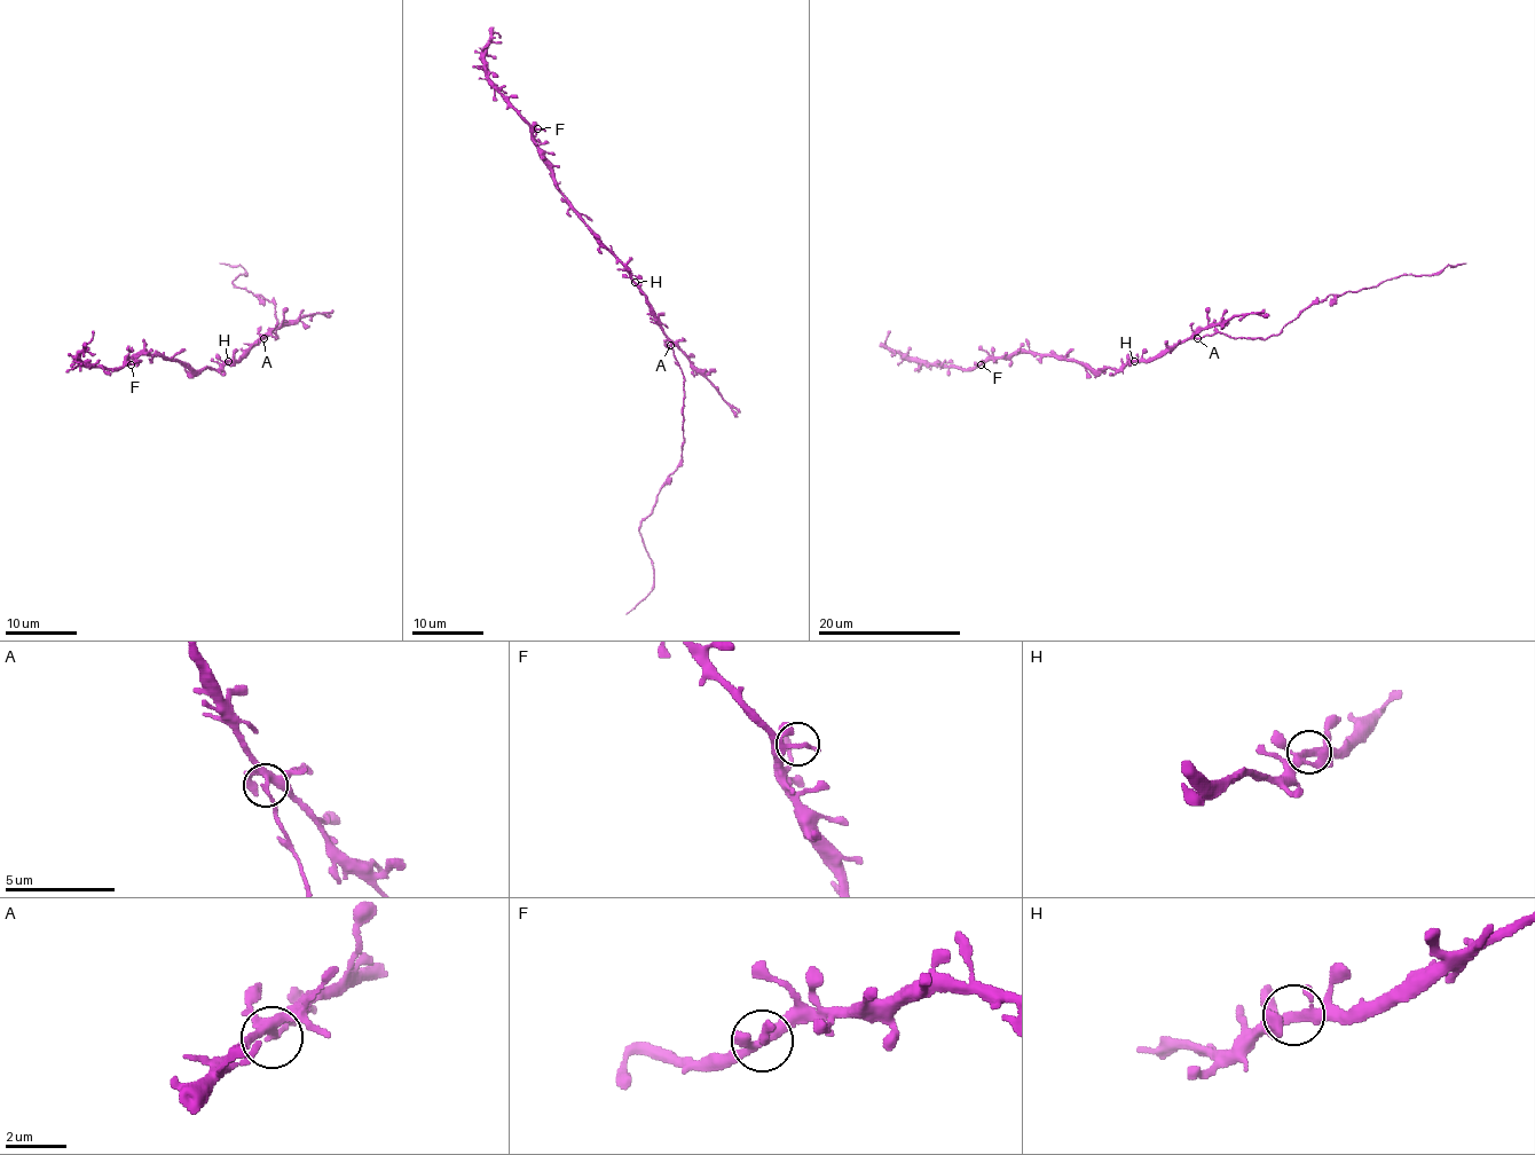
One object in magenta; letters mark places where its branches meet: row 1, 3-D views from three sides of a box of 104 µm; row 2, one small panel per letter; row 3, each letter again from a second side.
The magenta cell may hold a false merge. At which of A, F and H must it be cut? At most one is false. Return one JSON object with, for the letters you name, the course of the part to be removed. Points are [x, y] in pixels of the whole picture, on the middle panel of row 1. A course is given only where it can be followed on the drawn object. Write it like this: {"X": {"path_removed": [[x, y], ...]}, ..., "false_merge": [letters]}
{"A": {"path_removed": [[670, 344], [684, 378], [683, 458], [639, 527], [654, 571], [654, 588], [626, 613]]}, "false_merge": ["A"]}

